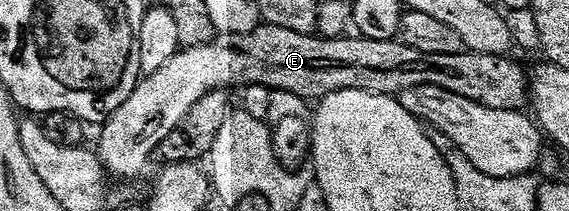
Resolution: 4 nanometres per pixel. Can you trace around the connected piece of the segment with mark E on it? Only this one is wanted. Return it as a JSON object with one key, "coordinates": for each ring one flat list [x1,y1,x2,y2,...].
{"coordinates":[[262,25,256,27,251,33,246,35,223,35,218,34,216,39,210,43,204,43,198,47,185,47,177,52,175,57,171,57,171,61,167,61,167,65,163,65,163,69,159,69,159,73,151,73,144,76,138,82,137,87,131,93,131,97,127,97,127,101,123,101,123,105,119,105,119,109,115,109,115,113,106,119,101,131,101,147,99,146,99,154,101,156,101,165,105,168,110,176,118,175,121,179,133,179,145,166,148,165,149,159,154,158,156,149,162,141,172,132,178,130,184,124,187,113,191,113,191,109,195,109,195,105,199,101,203,101,203,97,207,97,209,91,218,89,244,89,247,87,267,87,273,91,286,91,287,93,295,93,295,97,303,97,310,101,320,101,326,99,331,93,336,91,359,91,365,90,367,93,389,95,399,97,407,89,415,89,419,85,427,85,428,87,438,87,439,89,447,89,451,93,459,93,459,97,467,97,467,101,475,101,479,105,487,105,487,109,507,109,508,111,525,111,531,103,531,79,519,64,513,60,513,57,503,55,480,55,474,51,461,50,454,55,447,53,419,53,419,49,411,49,407,44,400,41,388,39,387,41,371,41,364,37,356,37,357,39,349,39,350,37,342,37,338,39,325,39,321,35,314,33,312,35,304,35,303,33,291,33,291,29,279,29]]}

